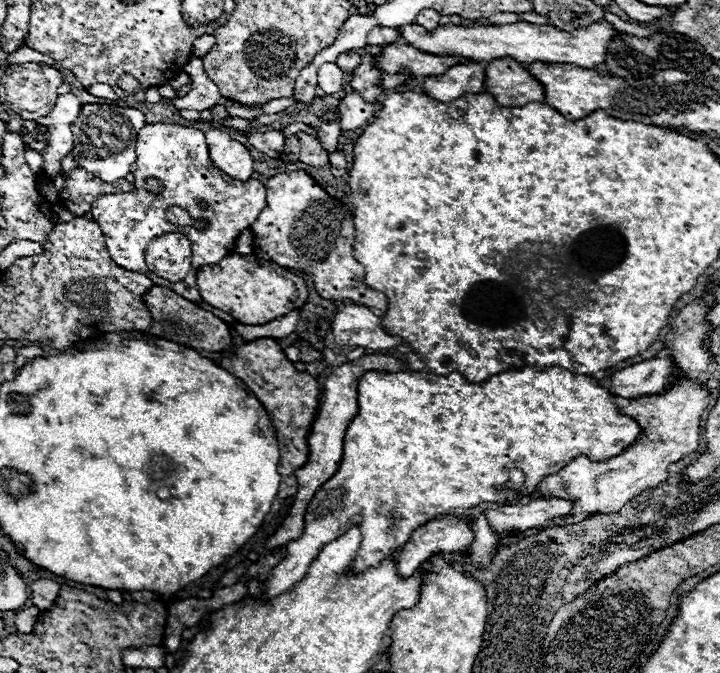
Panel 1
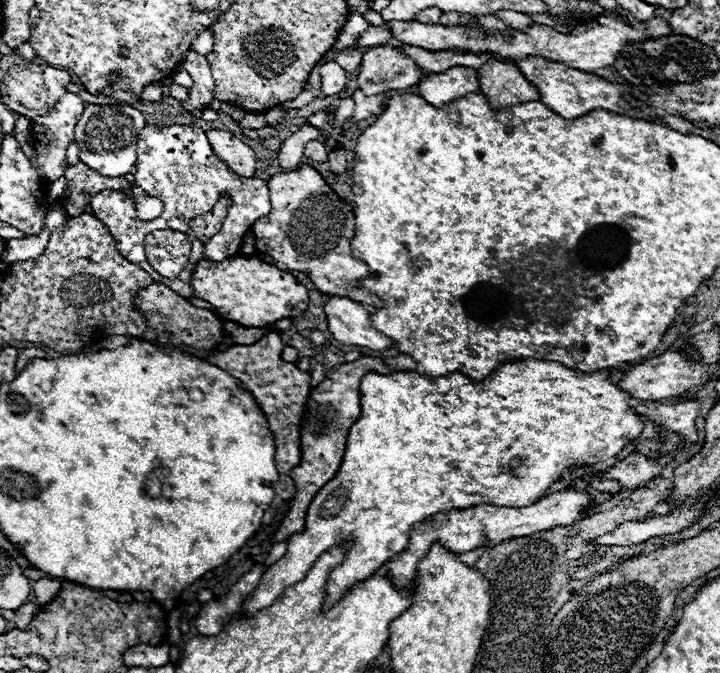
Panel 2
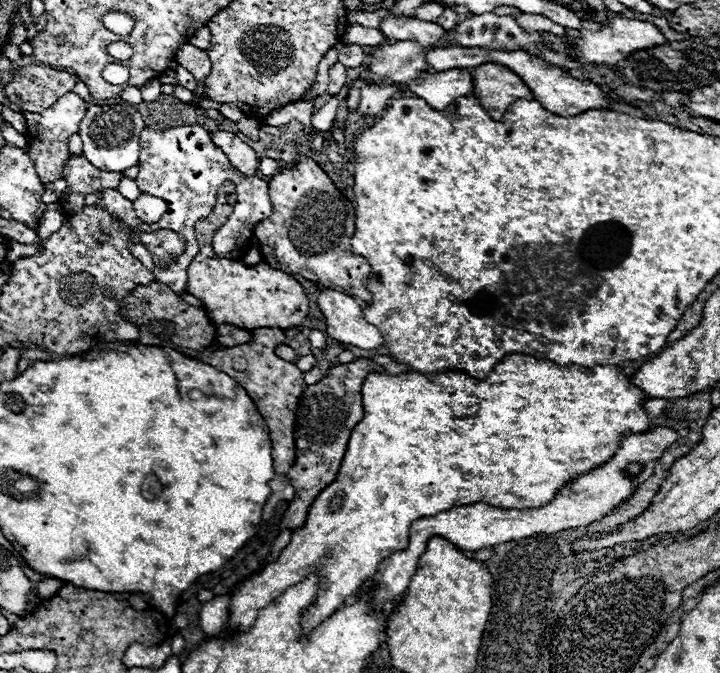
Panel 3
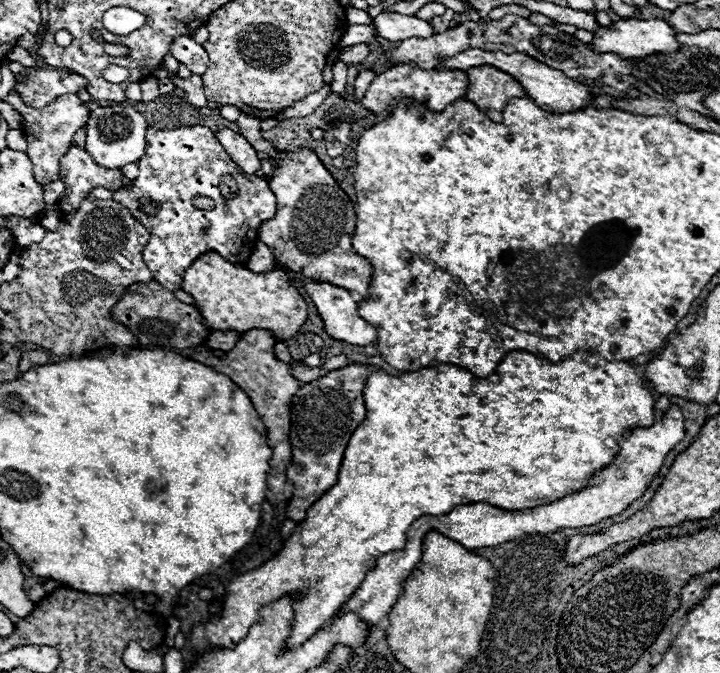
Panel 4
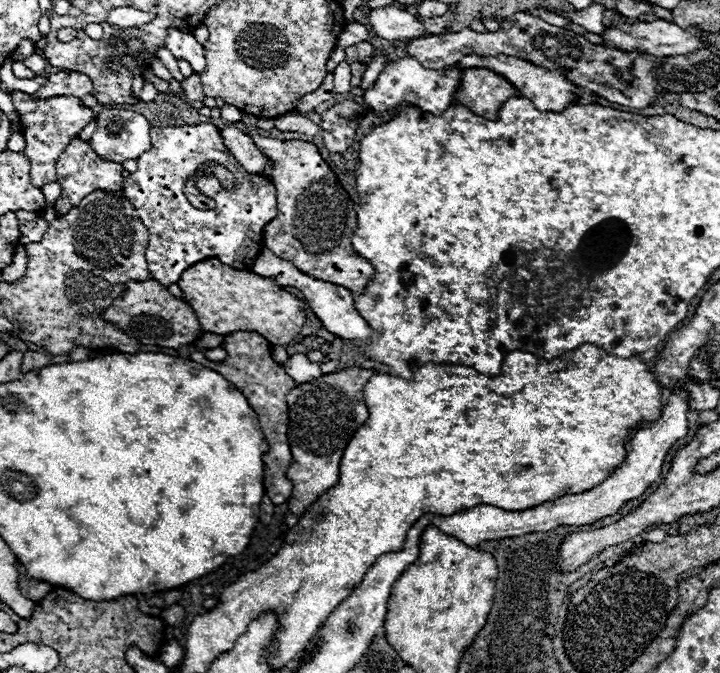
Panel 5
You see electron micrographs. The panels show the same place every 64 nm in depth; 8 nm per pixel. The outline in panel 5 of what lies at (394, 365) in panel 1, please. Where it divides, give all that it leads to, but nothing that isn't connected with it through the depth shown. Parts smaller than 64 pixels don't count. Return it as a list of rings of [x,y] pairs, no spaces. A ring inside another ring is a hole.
[[[344,368],[300,384],[288,394],[288,440],[292,448],[292,464],[286,476],[294,482],[294,492],[288,500],[288,510],[292,514],[302,516],[306,506],[310,506],[322,492],[338,482],[338,468],[344,448],[352,440],[354,432],[368,420],[362,390],[374,372],[376,370]],[[342,392],[348,398],[342,398]]]

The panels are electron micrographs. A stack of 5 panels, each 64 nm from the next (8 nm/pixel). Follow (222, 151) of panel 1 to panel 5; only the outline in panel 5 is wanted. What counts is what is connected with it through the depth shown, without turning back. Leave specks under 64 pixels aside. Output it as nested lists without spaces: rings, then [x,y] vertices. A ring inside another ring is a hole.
[[[226,126],[220,130],[222,140],[228,148],[228,152],[236,158],[236,162],[252,174],[258,174],[266,168],[266,156],[256,148],[256,144],[252,142],[252,138],[248,134],[244,134],[242,130],[236,130],[232,126]]]

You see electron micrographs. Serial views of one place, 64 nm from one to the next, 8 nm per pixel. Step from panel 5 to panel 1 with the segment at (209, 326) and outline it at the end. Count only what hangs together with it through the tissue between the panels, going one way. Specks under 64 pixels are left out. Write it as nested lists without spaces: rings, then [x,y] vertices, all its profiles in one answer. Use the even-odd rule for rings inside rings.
[[[228,254],[216,268],[202,266],[196,282],[204,302],[238,318],[240,324],[268,324],[290,310],[302,308],[308,300],[308,288],[300,276],[254,254]]]

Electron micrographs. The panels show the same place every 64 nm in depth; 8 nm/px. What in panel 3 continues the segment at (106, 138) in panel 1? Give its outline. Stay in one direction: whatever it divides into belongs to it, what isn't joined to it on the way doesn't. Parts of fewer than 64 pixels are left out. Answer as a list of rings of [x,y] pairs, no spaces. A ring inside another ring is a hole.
[[[130,104],[112,106],[88,106],[84,120],[80,122],[78,134],[82,138],[82,156],[96,168],[104,172],[124,172],[138,164],[140,142],[138,136],[146,128],[144,118]]]

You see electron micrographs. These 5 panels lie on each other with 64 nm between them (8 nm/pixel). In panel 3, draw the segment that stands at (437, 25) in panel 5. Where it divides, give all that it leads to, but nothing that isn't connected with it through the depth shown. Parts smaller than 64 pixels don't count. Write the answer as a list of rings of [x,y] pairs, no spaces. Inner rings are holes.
[[[446,8],[444,10],[444,16],[440,20],[436,20],[436,24],[440,24],[444,30],[450,30],[450,28],[454,28],[458,24],[458,14],[454,10]]]

